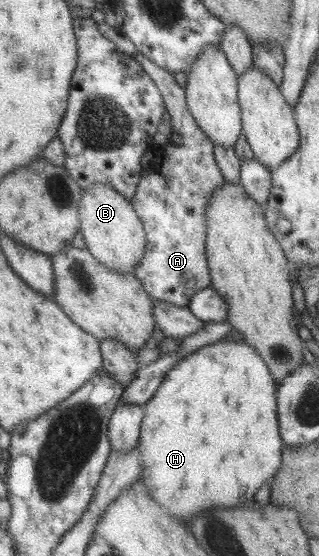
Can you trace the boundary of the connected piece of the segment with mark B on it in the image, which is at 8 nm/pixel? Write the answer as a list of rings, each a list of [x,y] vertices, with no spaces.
[[[100,183],[82,189],[78,206],[79,230],[87,251],[109,270],[120,274],[132,273],[133,266],[141,260],[145,250],[143,226],[131,202],[111,187]]]

